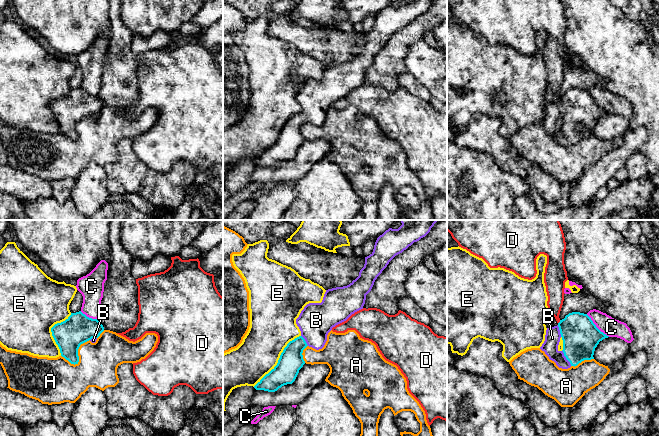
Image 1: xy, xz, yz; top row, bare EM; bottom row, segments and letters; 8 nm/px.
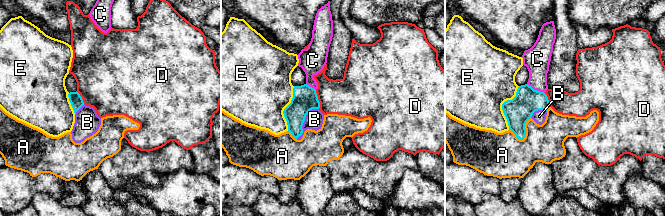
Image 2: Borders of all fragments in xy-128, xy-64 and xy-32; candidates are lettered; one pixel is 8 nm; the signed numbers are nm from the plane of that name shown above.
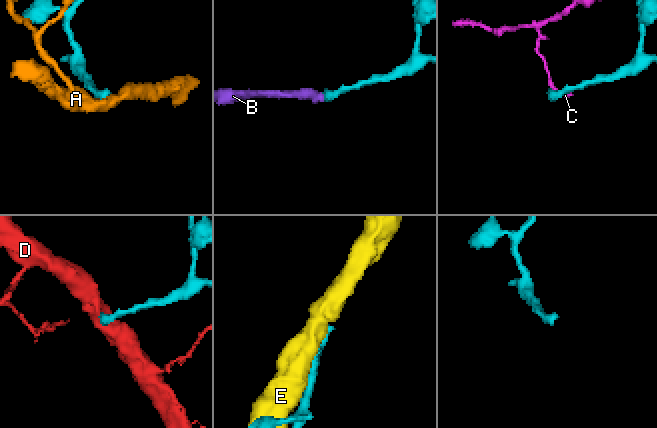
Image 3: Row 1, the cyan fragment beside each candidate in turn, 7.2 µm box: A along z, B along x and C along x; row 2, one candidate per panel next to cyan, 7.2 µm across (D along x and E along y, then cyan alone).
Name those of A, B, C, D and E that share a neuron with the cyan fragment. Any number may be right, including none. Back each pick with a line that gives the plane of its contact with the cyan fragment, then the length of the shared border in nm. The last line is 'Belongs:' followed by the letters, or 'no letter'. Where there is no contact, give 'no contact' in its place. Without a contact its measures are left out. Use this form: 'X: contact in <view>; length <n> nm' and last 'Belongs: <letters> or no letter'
B: contact in yz; length 150 nm
Belongs: B

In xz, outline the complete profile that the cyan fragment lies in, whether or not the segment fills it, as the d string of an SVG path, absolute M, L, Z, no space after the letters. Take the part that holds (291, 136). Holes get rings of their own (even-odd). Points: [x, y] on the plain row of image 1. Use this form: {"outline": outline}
{"outline": "M402 0L398 5L389 4L380 11L355 56L347 62L326 66L321 79L309 79L304 83L296 95L301 111L287 120L277 141L254 164L275 168L284 161L292 160L305 140L303 126L307 122L322 125L333 103L363 85L366 71L389 38L425 13L433 2Z"}

